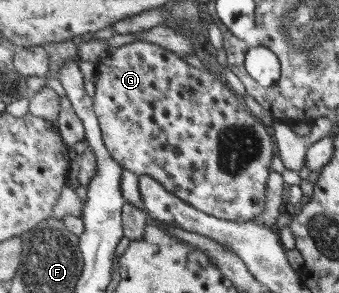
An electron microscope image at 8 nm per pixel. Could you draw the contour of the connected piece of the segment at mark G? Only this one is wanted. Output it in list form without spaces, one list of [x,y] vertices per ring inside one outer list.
[[[132,42],[117,49],[112,49],[109,55],[97,67],[96,94],[94,107],[102,126],[102,135],[107,149],[123,167],[135,172],[138,176],[151,176],[161,183],[167,191],[187,201],[197,209],[218,218],[236,222],[254,221],[263,213],[265,185],[269,177],[269,159],[273,153],[273,143],[265,131],[265,125],[259,118],[249,112],[243,100],[226,84],[221,83],[211,73],[196,69],[173,51],[146,42]]]

